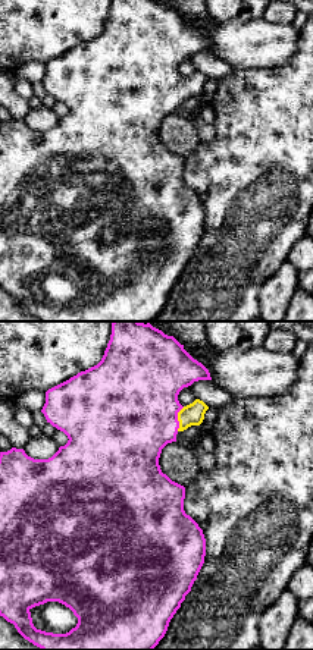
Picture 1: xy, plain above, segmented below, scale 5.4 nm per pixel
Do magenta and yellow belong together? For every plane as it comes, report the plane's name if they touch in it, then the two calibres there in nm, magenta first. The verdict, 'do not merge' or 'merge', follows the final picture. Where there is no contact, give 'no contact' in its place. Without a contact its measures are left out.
meets magenta in xy; 500 nm thick on the magenta side, 120 nm on the other

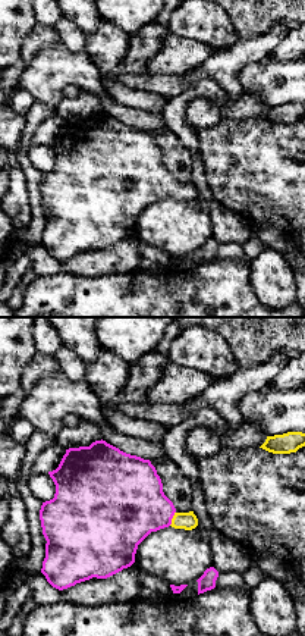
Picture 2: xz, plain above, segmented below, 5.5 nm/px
meets magenta in xz; 380 nm thick on the magenta side, 100 nm on the other

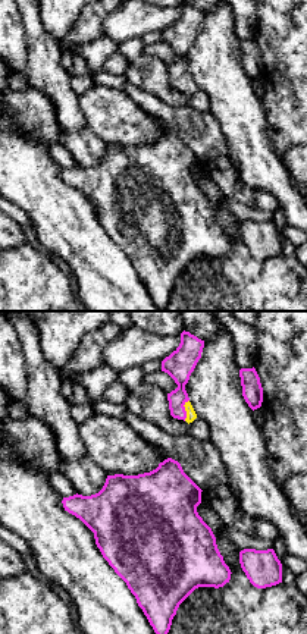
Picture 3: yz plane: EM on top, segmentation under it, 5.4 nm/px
meets magenta in yz; 160 nm thick on the magenta side, 60 nm on the other

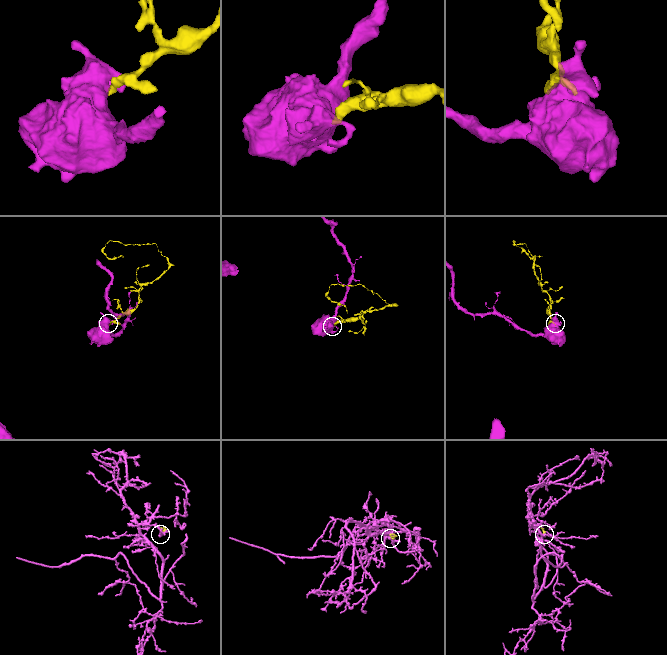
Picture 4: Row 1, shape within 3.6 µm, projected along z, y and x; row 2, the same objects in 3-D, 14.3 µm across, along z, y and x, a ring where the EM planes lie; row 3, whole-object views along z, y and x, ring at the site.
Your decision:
merge

